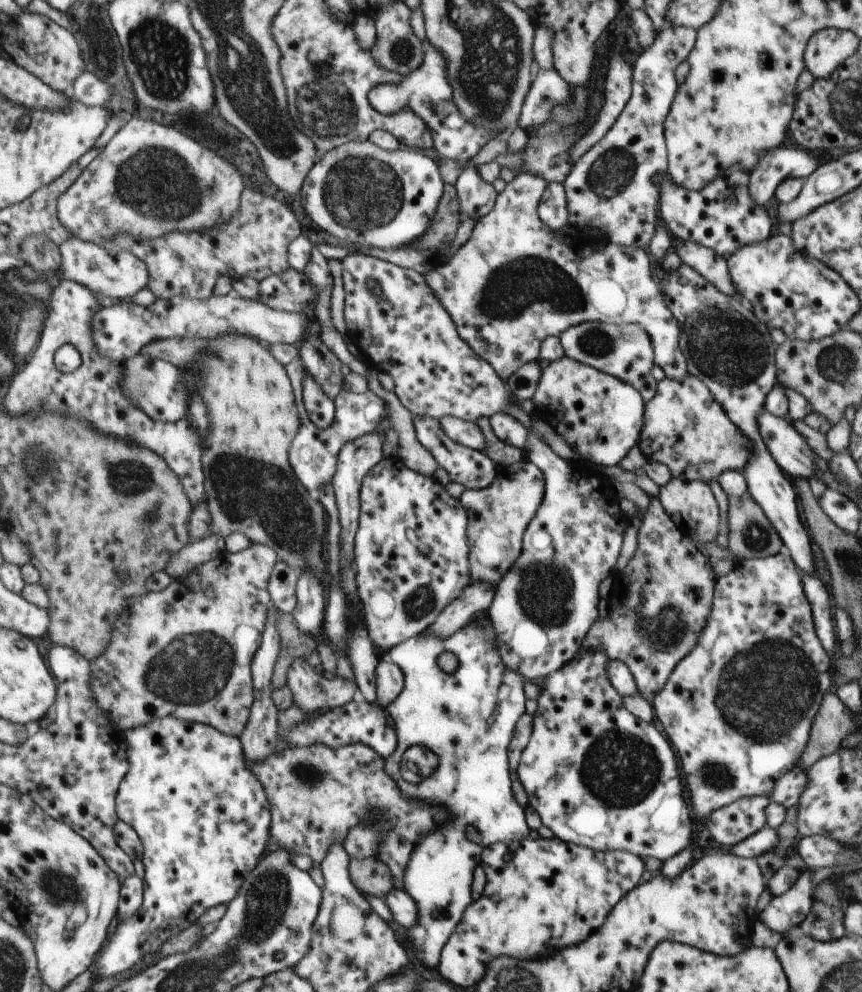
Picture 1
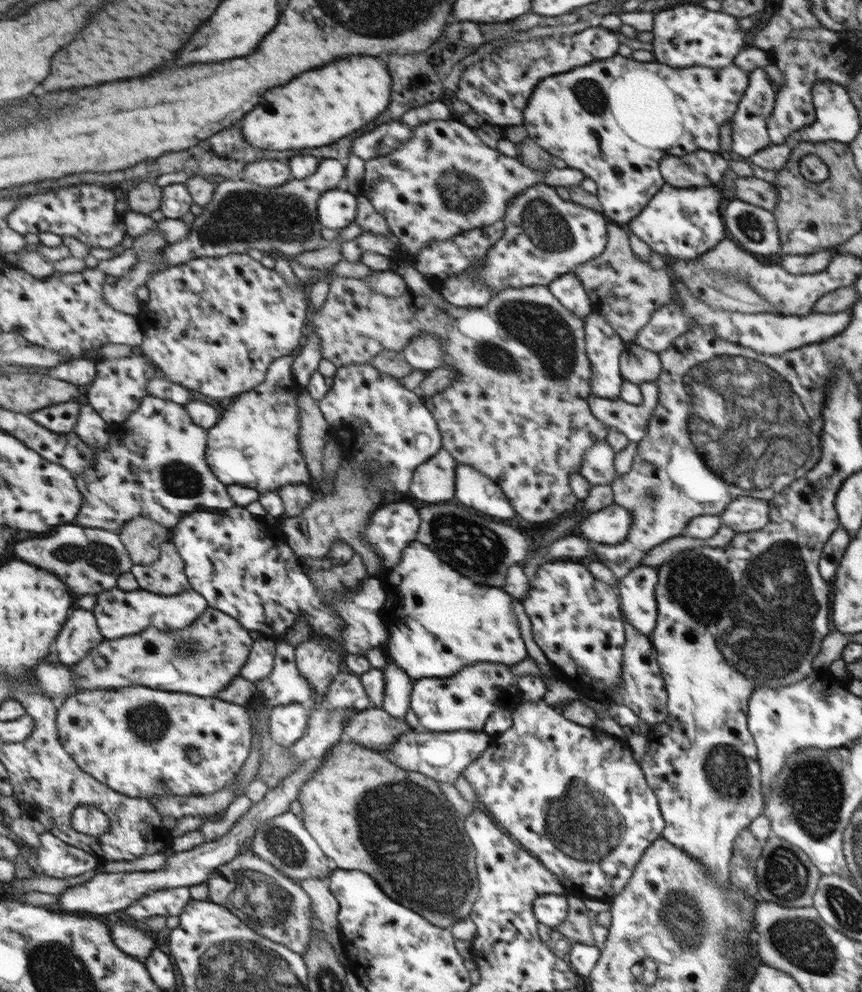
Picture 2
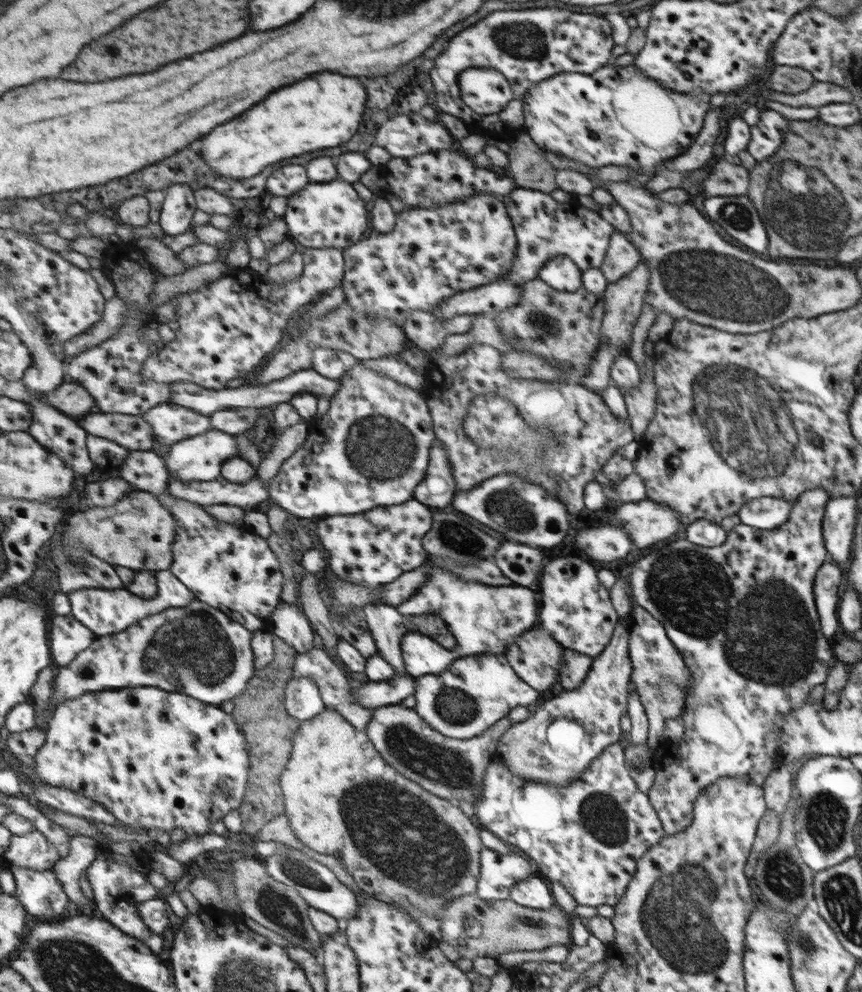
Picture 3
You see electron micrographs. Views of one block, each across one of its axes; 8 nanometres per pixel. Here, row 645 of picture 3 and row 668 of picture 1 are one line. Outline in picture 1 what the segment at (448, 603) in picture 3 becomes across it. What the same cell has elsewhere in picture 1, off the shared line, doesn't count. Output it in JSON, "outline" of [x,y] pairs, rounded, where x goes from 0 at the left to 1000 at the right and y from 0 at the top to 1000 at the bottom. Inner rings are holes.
{"outline":[[[550,623],[515,645],[487,638],[450,657],[450,664],[469,676],[470,694],[448,714],[461,739],[461,756],[447,764],[447,776],[459,786],[471,804],[480,808],[503,806],[520,813],[527,821],[527,829],[513,835],[513,845],[506,845],[506,841],[490,845],[466,887],[468,896],[484,910],[487,924],[476,938],[463,938],[462,943],[478,966],[497,976],[508,974],[513,957],[549,908],[549,884],[563,855],[572,850],[608,847],[616,838],[609,816],[596,801],[590,764],[587,764],[596,732],[609,722],[608,681],[582,667],[570,627],[568,623],[555,627]],[[515,657],[529,661],[531,671],[527,677],[517,677],[508,671],[506,665]],[[508,716],[513,716],[513,720]],[[529,720],[531,724],[527,724]],[[506,730],[517,730],[520,736],[506,734]],[[485,750],[503,756],[508,774],[487,790],[476,790],[464,782],[464,766],[473,754]],[[541,833],[550,833],[557,839],[557,849],[543,847]]]}

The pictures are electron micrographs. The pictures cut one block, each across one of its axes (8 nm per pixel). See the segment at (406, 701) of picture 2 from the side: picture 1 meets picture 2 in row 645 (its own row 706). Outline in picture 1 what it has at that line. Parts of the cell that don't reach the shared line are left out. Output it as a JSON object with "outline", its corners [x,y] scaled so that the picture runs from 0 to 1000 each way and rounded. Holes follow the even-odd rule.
{"outline":[[[445,664],[437,671],[437,708],[447,715],[469,698],[469,676],[456,665]]]}

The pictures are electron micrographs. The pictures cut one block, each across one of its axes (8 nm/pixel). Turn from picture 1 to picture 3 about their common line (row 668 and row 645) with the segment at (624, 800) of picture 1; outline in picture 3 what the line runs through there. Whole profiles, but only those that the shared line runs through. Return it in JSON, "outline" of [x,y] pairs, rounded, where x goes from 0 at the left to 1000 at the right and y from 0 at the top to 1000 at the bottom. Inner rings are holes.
{"outline":[[[652,560],[643,563],[631,569],[629,581],[625,583],[622,595],[625,601],[624,631],[632,633],[651,651],[655,654],[672,657],[674,661],[694,662],[702,655],[702,651],[711,643],[710,637],[717,627],[717,619],[708,607],[708,599],[703,592],[695,586],[693,581],[694,573],[689,573],[682,567],[675,567],[673,563]]]}

